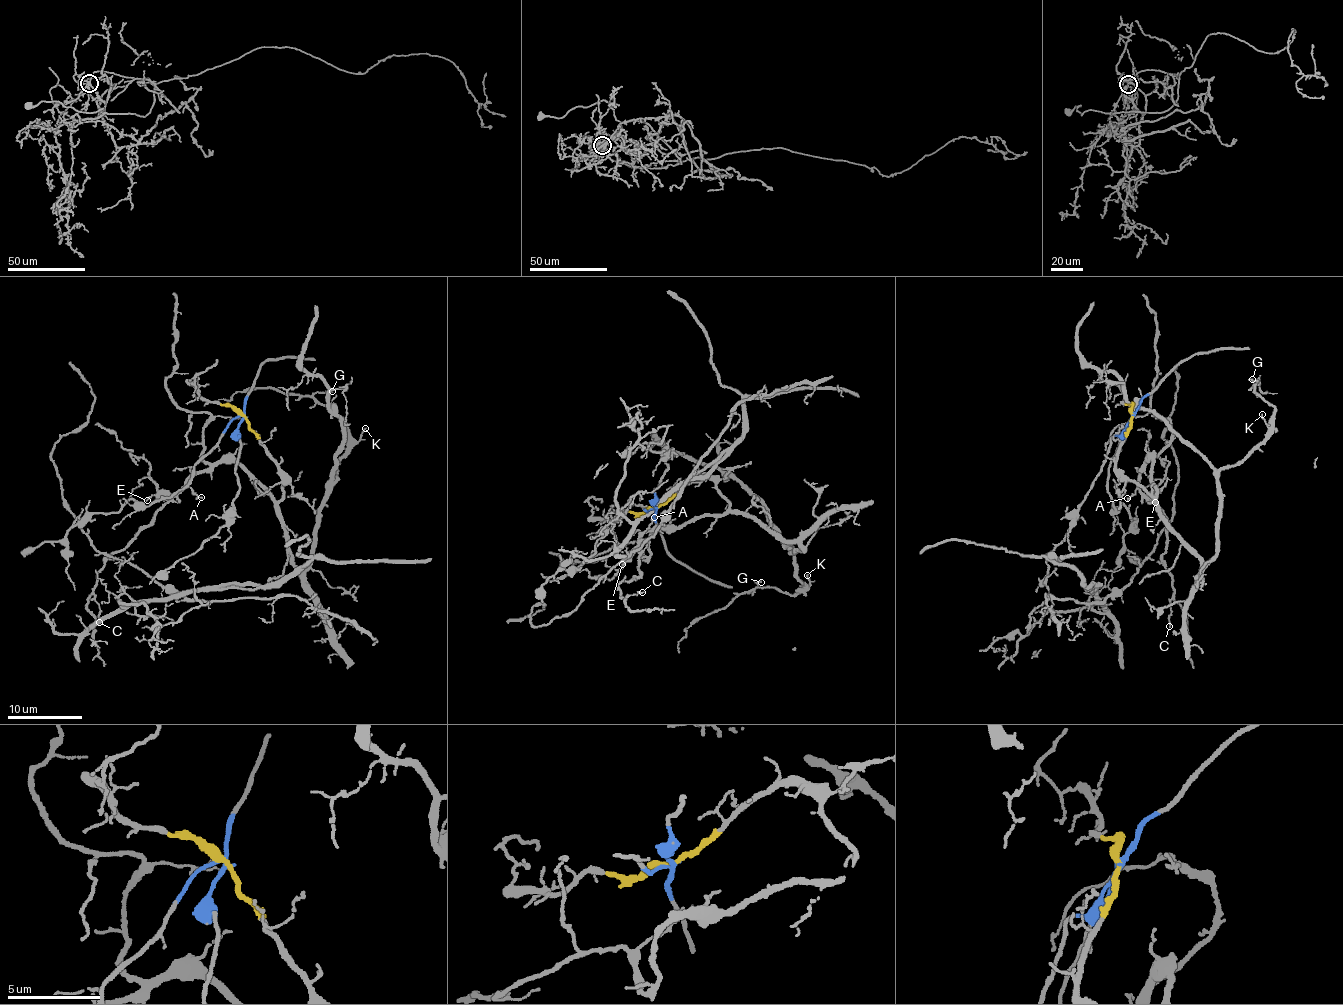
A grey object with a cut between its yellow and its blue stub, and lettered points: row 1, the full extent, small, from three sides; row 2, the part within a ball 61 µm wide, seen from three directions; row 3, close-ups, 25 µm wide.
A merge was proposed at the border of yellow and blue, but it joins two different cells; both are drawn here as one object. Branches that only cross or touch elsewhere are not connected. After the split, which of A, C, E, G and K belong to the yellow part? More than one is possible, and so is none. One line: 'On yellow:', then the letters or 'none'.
On yellow: A, C, E, G, K

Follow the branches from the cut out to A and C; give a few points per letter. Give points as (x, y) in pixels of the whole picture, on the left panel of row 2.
A: (243, 417), (275, 461), (284, 480), (281, 499), (235, 463), (214, 463), (188, 481), (192, 492), (202, 497)
C: (243, 417), (275, 461), (284, 480), (281, 499), (235, 463), (202, 470), (97, 574), (100, 623)

